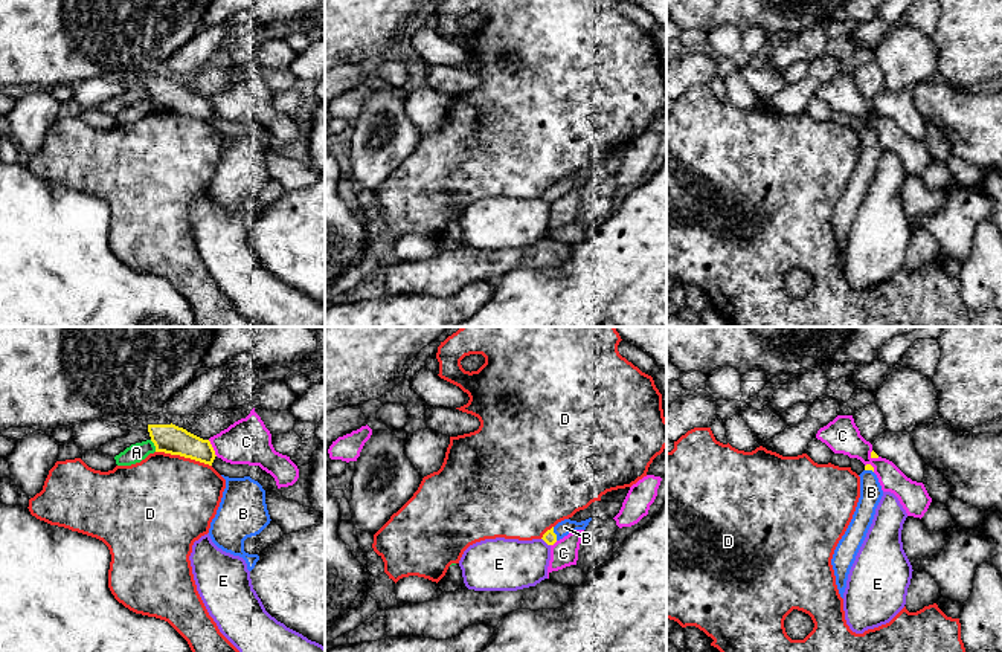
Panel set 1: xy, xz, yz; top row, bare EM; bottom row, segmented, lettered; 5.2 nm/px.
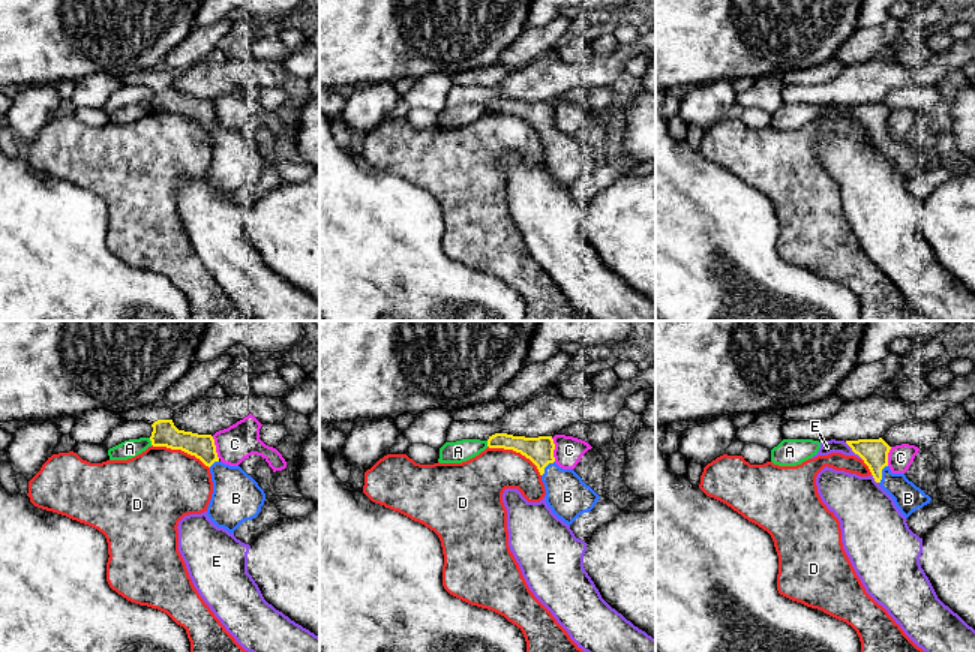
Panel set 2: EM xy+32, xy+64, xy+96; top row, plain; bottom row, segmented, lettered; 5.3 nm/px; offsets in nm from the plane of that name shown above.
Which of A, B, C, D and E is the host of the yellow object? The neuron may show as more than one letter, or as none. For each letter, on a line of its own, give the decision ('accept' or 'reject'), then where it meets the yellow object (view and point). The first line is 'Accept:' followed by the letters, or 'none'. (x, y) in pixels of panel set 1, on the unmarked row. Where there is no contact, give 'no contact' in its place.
Accept: B
A: reject | xy (154, 103)
B: accept | xz (554, 191)
C: reject | xy (212, 106)
D: reject | xy (183, 113)
E: reject | xz (546, 200)

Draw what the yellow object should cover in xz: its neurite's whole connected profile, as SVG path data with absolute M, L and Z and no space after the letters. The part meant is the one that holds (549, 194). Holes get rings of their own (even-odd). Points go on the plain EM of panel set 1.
M592 176L581 179L581 180L564 177L564 179L558 180L555 185L552 185L551 188L548 188L541 197L548 203L554 203L557 199L563 197L564 194L567 194L572 189L586 188L586 185L589 183L590 179L592 179Z

